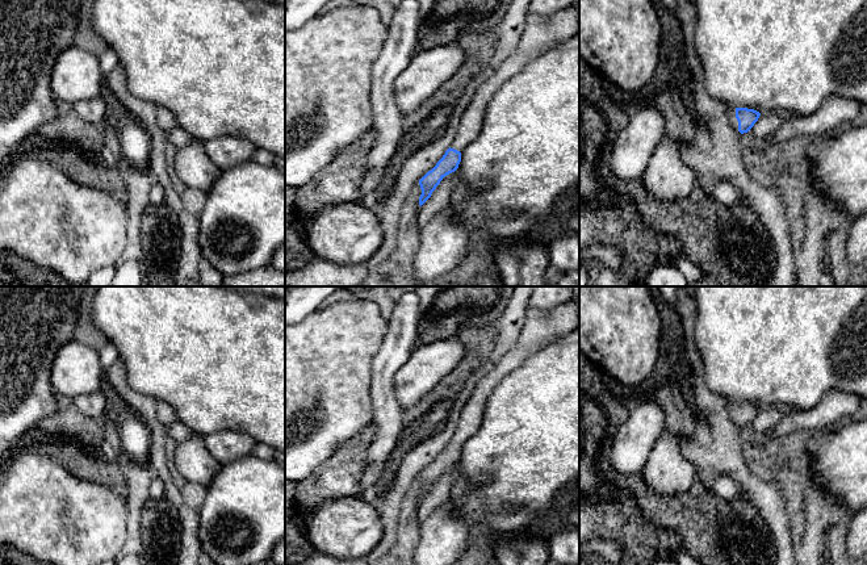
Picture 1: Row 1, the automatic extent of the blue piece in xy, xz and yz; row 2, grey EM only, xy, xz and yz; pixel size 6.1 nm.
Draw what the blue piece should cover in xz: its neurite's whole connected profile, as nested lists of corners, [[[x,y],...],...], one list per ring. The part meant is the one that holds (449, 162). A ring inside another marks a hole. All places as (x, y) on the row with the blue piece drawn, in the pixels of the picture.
[[[575,3],[546,17],[527,11],[525,29],[516,51],[477,88],[461,117],[457,135],[449,148],[436,166],[419,180],[420,206],[431,197],[440,181],[458,168],[461,152],[481,131],[486,105],[495,91],[533,59],[565,43],[578,33],[579,9]]]

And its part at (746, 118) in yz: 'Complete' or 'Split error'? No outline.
Split error

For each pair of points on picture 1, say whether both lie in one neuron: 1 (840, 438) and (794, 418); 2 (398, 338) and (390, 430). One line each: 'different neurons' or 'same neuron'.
1: different neurons
2: same neuron

